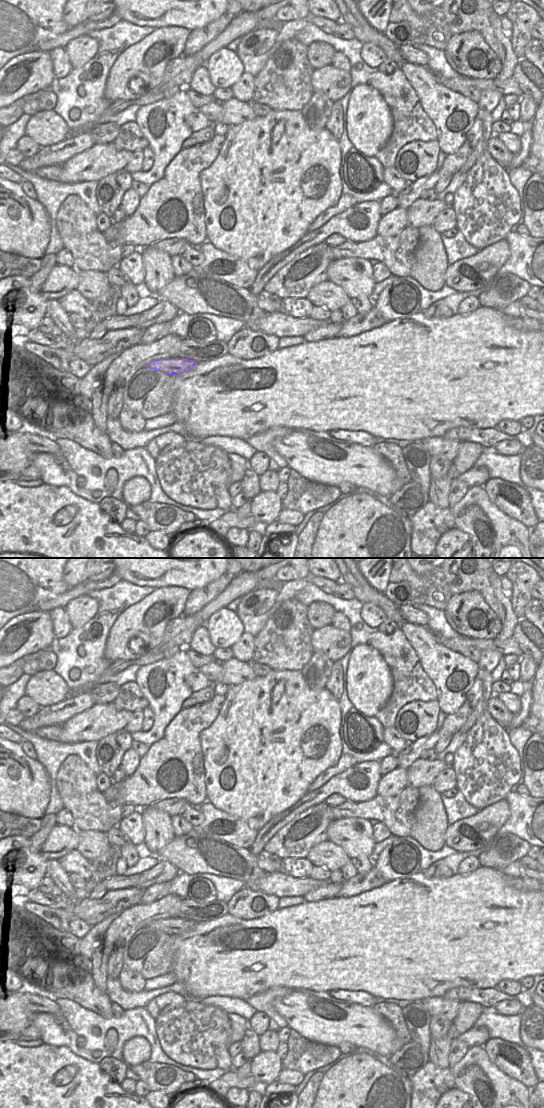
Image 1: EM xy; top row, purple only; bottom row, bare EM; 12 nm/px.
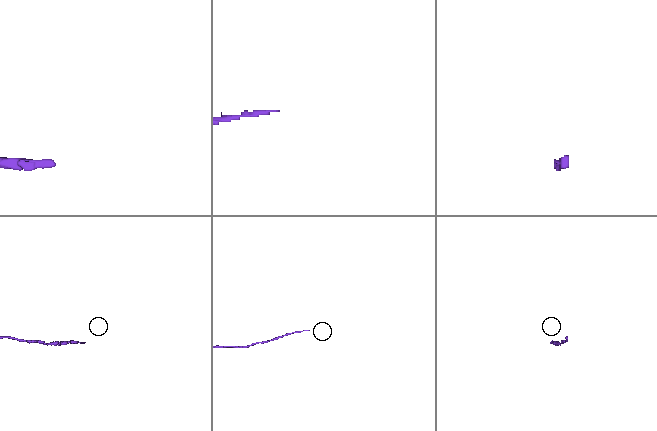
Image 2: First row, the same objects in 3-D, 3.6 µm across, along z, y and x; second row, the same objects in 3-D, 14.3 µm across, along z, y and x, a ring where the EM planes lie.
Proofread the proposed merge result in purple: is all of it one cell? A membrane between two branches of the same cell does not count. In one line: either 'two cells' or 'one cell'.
one cell

